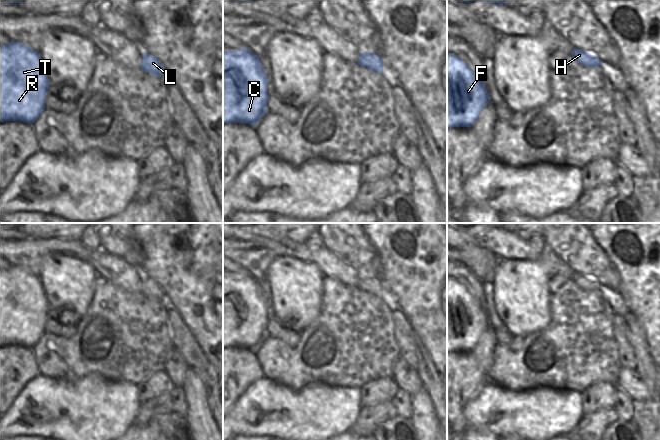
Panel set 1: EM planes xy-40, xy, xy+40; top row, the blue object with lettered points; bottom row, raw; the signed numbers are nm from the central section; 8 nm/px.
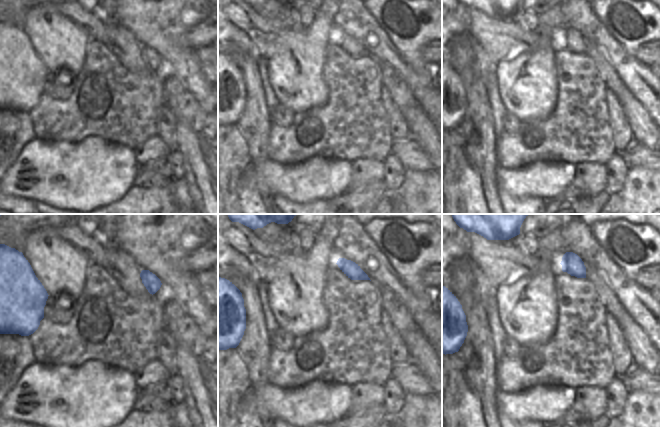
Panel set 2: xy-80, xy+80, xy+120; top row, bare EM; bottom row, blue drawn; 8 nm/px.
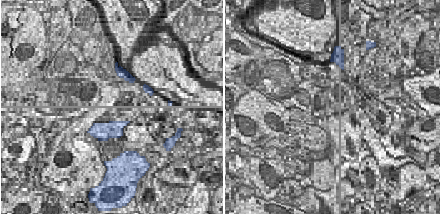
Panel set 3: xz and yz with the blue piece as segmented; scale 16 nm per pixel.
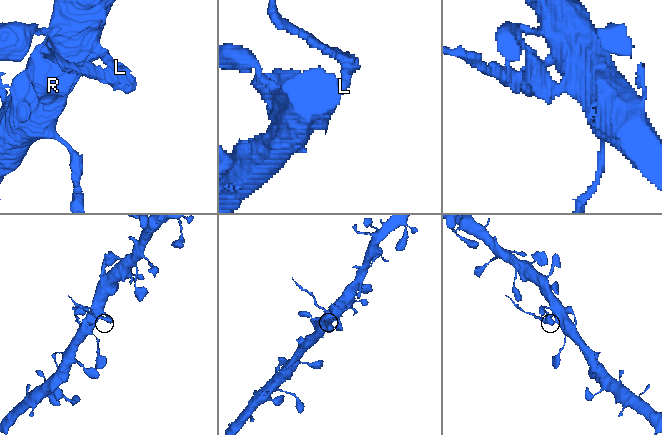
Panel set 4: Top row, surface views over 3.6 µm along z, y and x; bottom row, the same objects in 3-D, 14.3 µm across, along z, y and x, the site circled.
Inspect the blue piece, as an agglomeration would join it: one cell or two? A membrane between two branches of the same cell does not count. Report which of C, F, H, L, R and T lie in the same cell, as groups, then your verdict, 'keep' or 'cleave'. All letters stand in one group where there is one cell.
C F H R T / L | cleave

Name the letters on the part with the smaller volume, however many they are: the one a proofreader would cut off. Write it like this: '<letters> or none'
L

